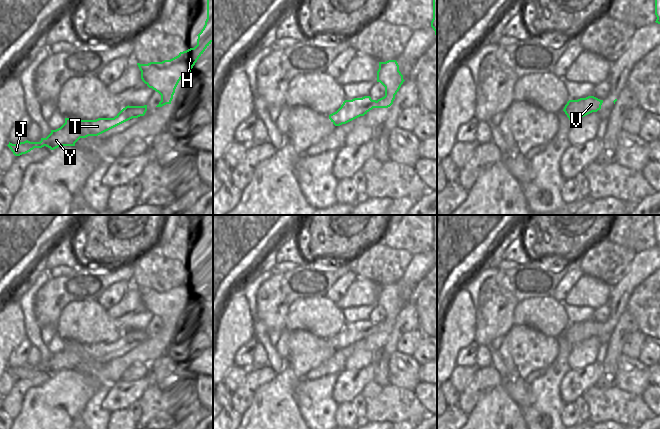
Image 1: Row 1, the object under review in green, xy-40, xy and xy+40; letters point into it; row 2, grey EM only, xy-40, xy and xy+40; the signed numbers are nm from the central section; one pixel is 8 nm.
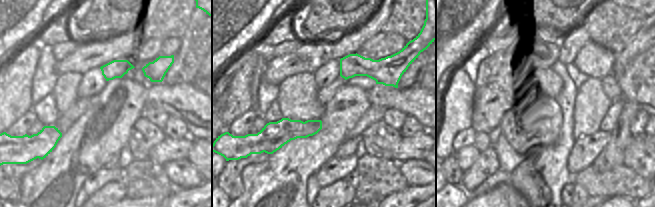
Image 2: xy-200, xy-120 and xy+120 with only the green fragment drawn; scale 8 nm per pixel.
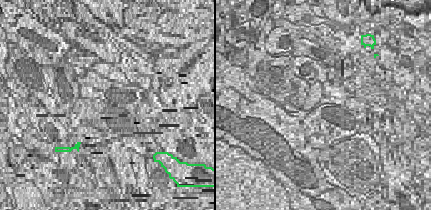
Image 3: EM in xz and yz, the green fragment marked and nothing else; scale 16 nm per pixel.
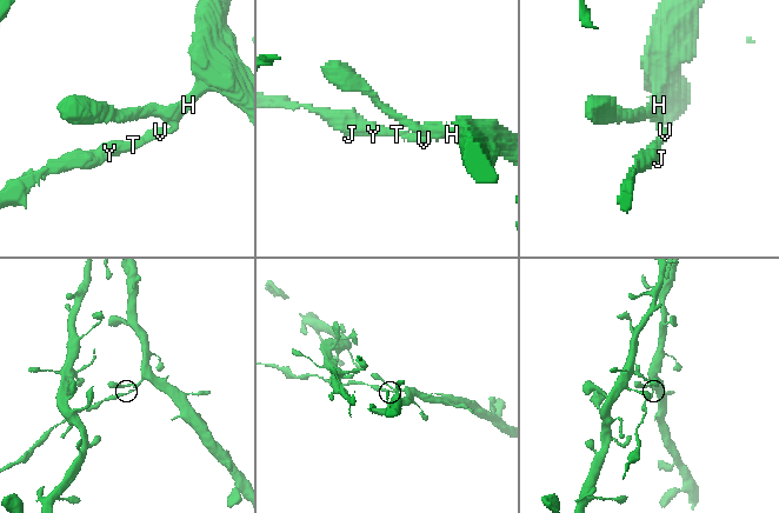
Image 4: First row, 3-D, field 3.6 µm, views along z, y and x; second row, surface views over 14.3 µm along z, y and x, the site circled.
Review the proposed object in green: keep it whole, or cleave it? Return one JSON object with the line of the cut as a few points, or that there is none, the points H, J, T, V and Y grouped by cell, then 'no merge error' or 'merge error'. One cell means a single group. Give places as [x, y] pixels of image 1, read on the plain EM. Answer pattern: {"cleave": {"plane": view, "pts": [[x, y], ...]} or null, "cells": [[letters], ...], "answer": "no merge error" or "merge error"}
{"cleave": {"plane": "xy", "pts": [[376, 325], [373, 331]]}, "cells": [["H"], ["J", "T", "V", "Y"]], "answer": "merge error"}

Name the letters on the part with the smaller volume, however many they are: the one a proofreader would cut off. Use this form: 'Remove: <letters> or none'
Remove: J, T, V, Y

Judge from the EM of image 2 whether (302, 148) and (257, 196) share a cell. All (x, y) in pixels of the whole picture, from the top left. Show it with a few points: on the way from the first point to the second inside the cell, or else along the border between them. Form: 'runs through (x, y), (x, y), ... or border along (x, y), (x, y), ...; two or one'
runs through (289, 157), (281, 172), (270, 183); one

